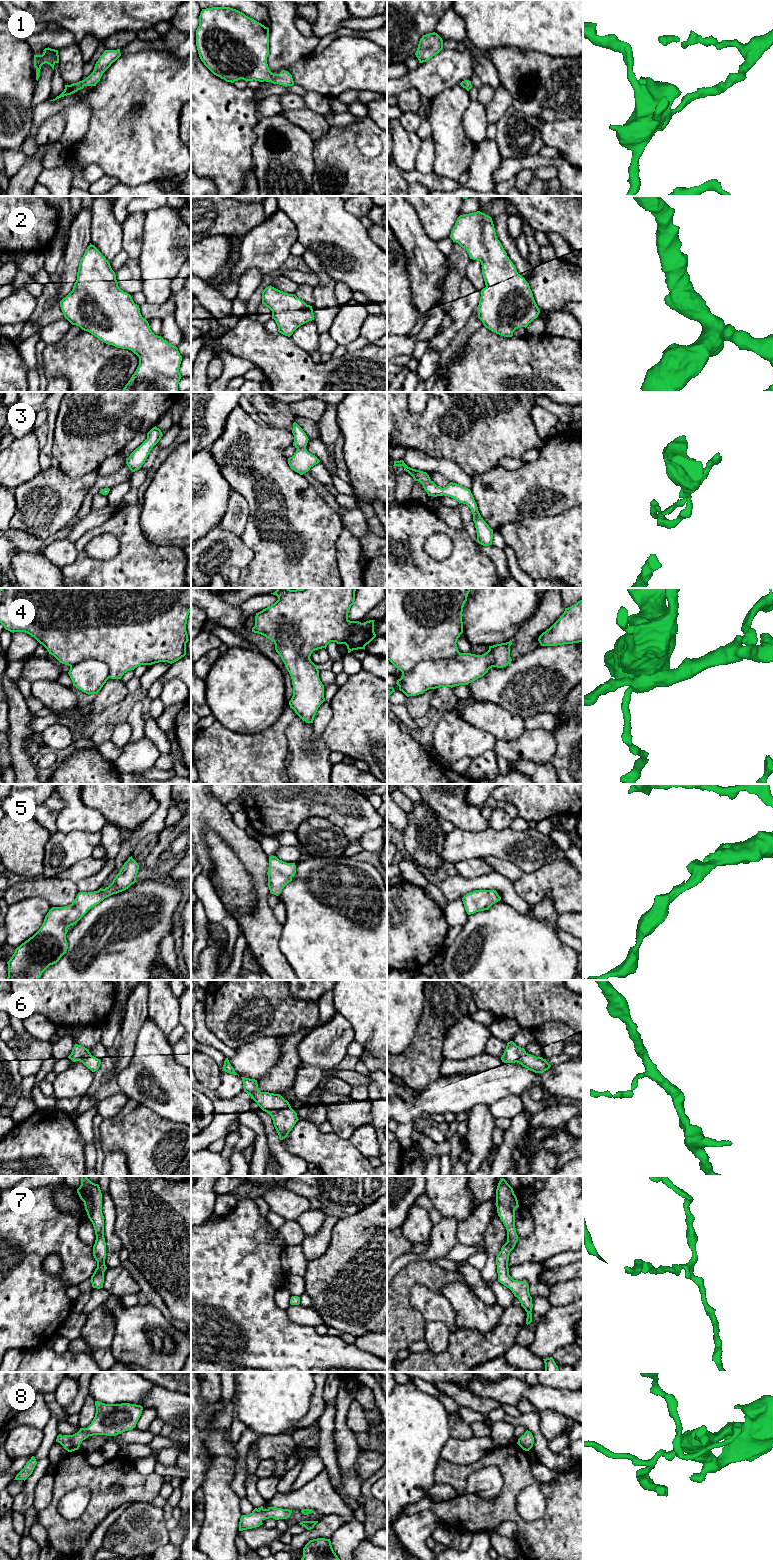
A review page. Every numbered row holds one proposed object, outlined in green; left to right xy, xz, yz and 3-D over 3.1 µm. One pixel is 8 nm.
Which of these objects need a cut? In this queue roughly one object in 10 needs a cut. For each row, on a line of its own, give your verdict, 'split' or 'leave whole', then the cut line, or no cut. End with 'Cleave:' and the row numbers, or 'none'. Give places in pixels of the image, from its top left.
1: leave whole | no cut
2: leave whole | no cut
3: leave whole | no cut
4: split | xz (282, 621), (293, 623), (301, 639), (299, 652), (309, 658)
5: leave whole | no cut
6: leave whole | no cut
7: leave whole | no cut
8: leave whole | no cut
Cleave: 4

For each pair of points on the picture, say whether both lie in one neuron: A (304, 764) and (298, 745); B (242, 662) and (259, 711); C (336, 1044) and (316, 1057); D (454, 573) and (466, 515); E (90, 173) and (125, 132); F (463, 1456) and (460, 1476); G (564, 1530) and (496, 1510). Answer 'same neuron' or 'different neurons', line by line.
A: same neuron
B: same neuron
C: same neuron
D: different neurons
E: different neurons
F: different neurons
G: same neuron

